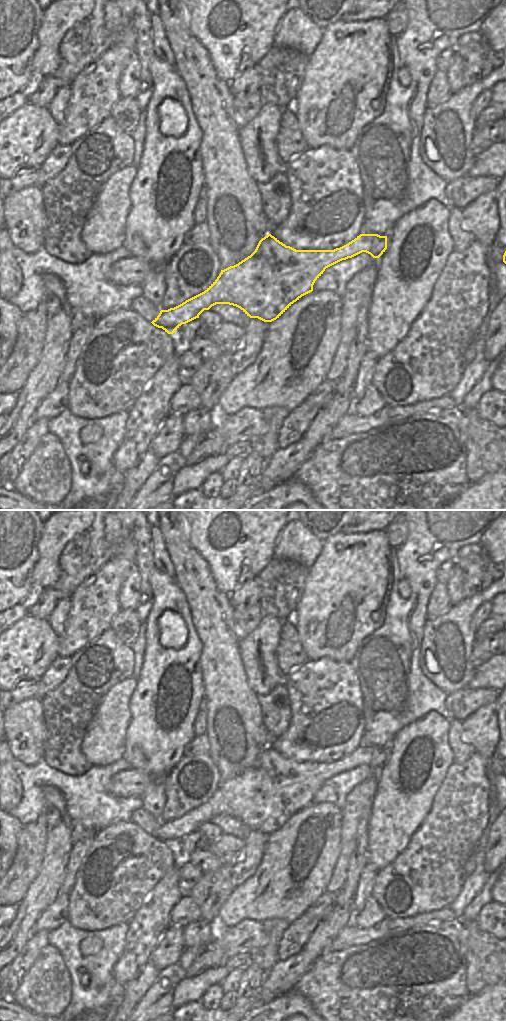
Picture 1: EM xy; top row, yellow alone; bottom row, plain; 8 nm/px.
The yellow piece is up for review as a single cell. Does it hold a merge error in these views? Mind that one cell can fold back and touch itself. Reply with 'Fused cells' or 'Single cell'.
Single cell.

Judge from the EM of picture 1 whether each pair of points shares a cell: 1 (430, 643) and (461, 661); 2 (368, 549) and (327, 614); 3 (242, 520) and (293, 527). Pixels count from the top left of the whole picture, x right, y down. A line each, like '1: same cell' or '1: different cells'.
1: same cell
2: same cell
3: different cells

